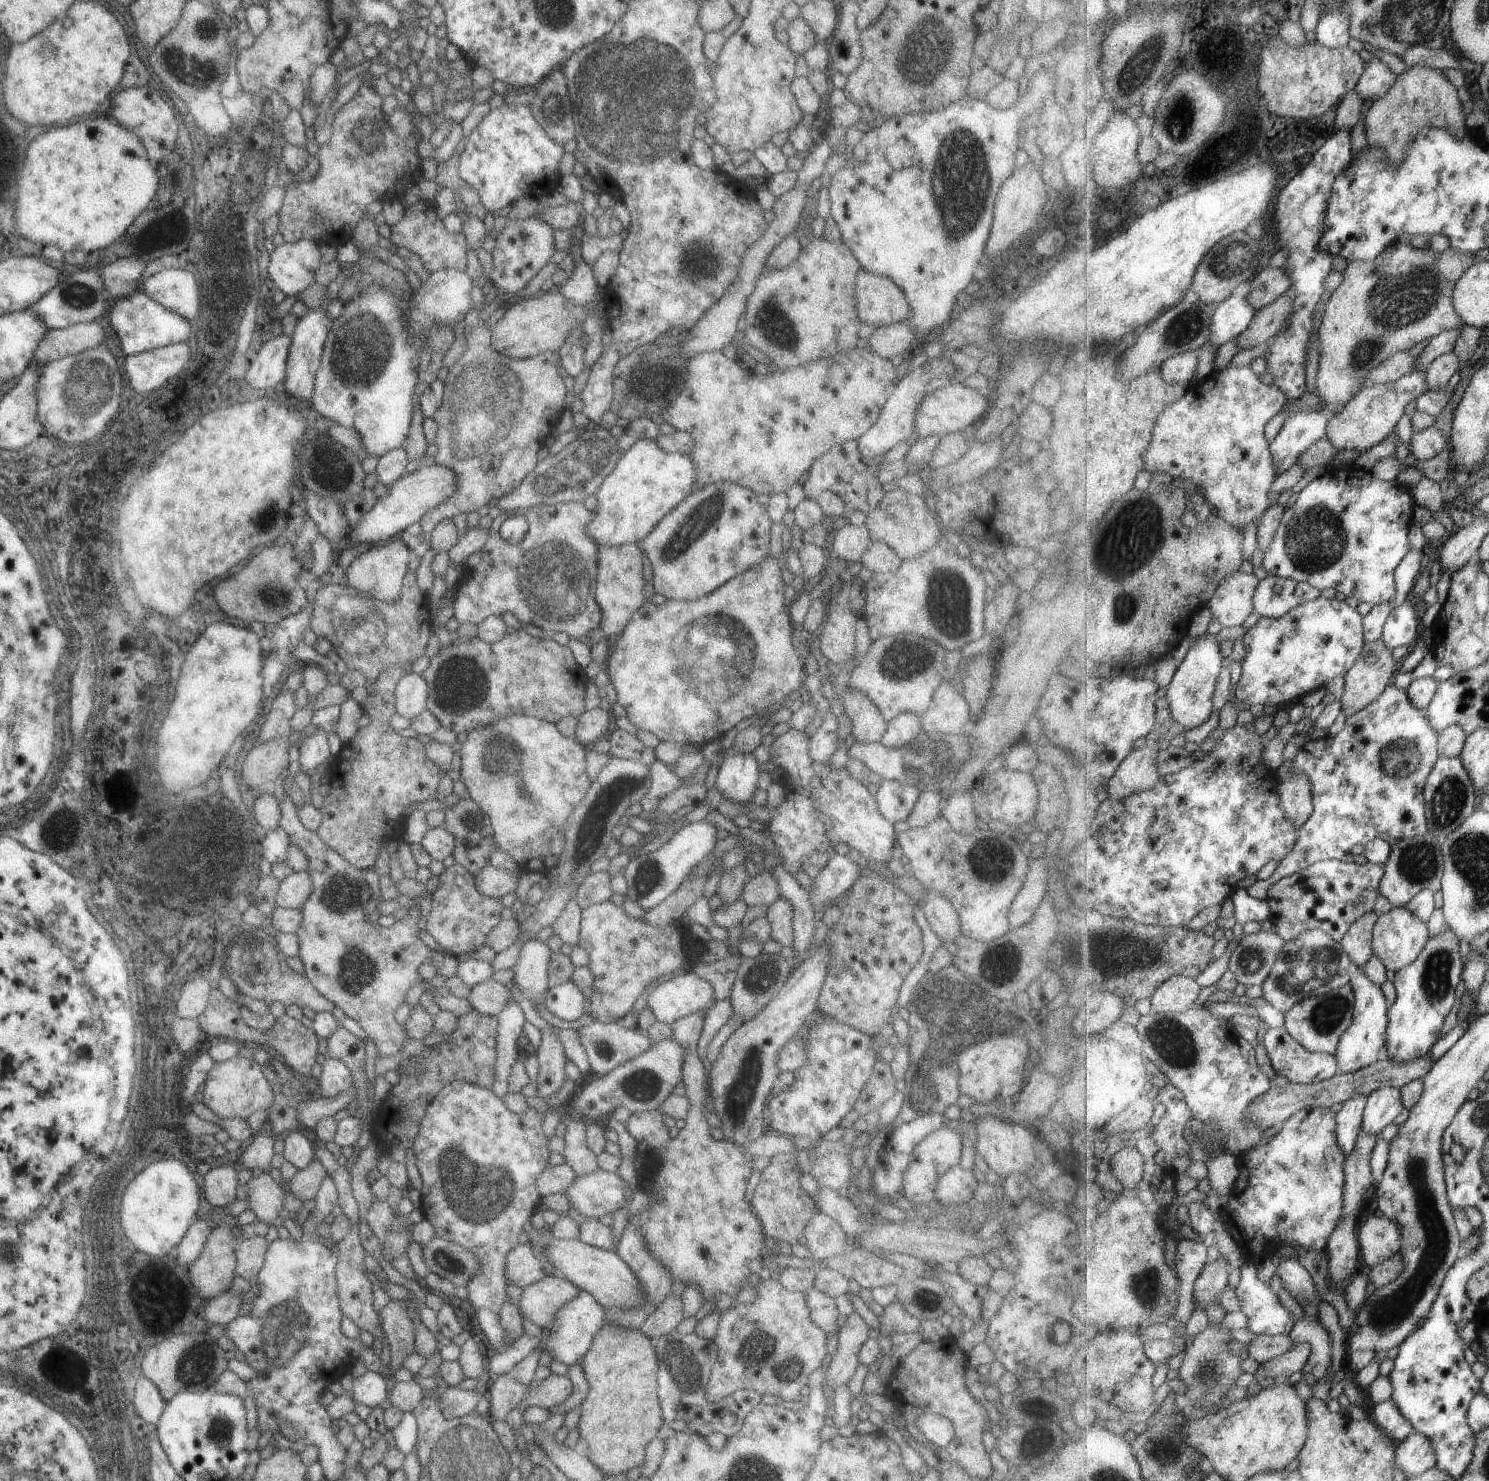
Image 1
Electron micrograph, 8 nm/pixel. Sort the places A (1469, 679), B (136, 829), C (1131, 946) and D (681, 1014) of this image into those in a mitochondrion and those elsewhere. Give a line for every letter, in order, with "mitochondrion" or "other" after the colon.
A: other
B: other
C: mitochondrion
D: other

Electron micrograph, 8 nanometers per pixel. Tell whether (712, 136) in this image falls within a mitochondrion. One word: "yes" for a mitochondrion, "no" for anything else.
no

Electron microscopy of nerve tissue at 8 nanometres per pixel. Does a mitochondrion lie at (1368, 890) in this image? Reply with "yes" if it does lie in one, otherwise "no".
no

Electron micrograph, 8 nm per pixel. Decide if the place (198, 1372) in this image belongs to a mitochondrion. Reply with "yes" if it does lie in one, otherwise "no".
yes

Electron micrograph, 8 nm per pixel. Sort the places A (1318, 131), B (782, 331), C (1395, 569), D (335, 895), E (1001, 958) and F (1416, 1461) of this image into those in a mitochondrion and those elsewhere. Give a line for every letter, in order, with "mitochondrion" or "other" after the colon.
A: other
B: mitochondrion
C: other
D: mitochondrion
E: other
F: other

